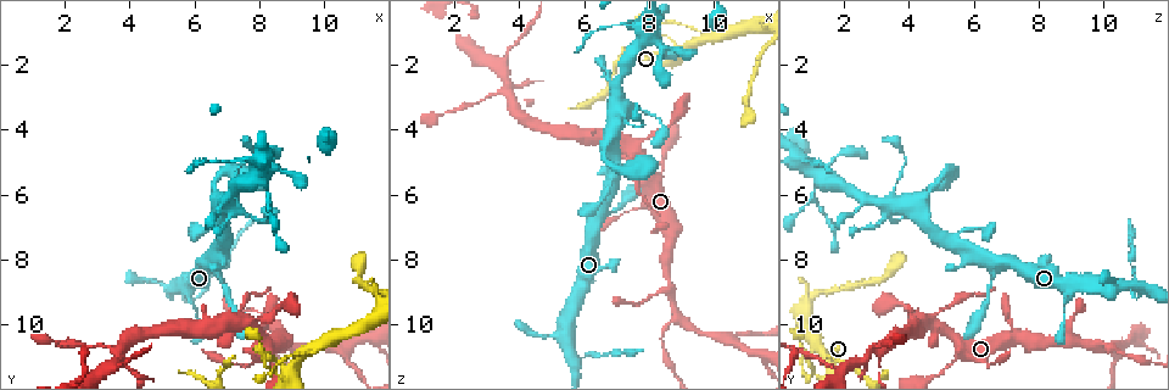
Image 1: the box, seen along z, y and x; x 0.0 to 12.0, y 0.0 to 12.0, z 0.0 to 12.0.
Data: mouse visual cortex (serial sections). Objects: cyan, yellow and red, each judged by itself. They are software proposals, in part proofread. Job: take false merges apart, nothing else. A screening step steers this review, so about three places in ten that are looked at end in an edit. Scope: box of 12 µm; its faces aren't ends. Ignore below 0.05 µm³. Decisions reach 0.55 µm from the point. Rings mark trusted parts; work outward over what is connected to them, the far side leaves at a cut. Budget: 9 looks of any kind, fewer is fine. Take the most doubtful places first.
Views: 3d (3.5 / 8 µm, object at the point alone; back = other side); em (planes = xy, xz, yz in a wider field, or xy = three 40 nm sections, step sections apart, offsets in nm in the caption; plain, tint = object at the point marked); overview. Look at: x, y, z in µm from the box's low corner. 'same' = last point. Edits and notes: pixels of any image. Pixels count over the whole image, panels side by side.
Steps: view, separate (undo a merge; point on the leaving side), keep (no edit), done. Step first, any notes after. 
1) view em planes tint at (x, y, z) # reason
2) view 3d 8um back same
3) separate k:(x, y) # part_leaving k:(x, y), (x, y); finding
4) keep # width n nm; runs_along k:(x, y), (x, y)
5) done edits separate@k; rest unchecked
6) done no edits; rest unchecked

view 3d 3.5um at (8.8, 11.3, 1.7) # sharp bend

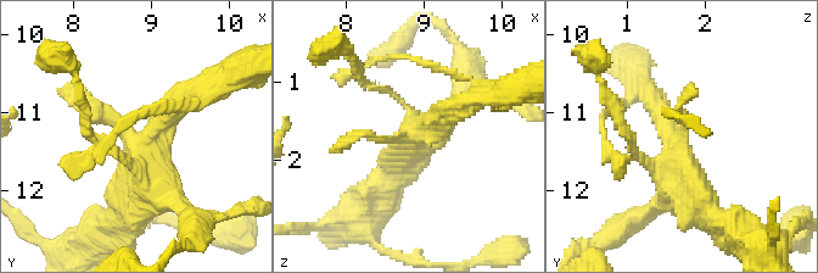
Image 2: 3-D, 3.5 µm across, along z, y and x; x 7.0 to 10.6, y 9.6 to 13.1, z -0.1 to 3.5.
view em planes tint at (8.85, 11.40, 1.60)

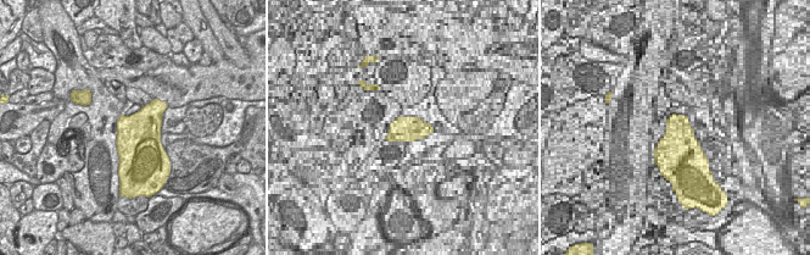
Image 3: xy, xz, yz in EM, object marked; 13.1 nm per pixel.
keep # runs_along 2:(349, 139), (402, 137), (469, 99); continuous, no second cell

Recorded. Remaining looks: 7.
view 3d 8um at (8.9, 10.7, 9.7) # arms part here

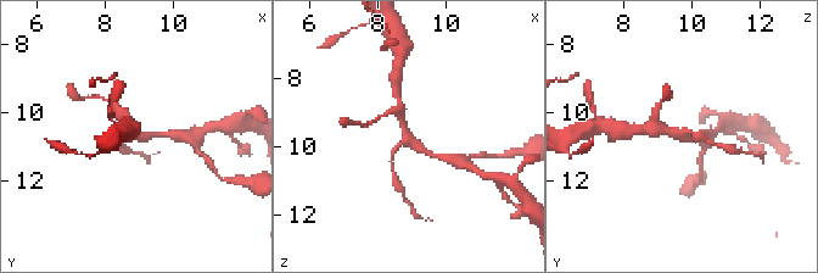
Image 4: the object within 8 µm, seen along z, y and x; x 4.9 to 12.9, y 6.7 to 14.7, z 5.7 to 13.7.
view 3d 3.5um at (8.9, 10.7, 9.7) # zoom in

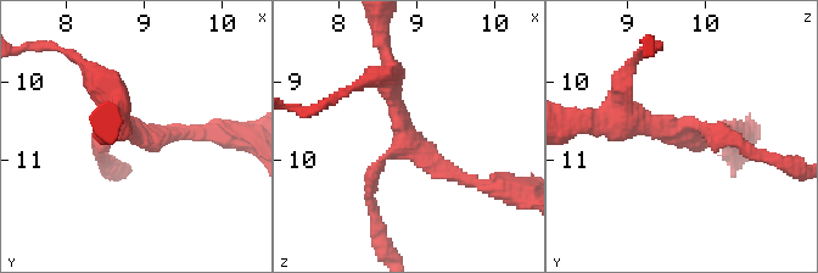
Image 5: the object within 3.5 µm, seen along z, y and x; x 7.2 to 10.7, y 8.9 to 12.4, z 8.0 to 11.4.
view em xy step 5 tint at (8.90, 10.60, 9.75) # arms 3; arm_widths 200, 200, 300 nm; now the EM

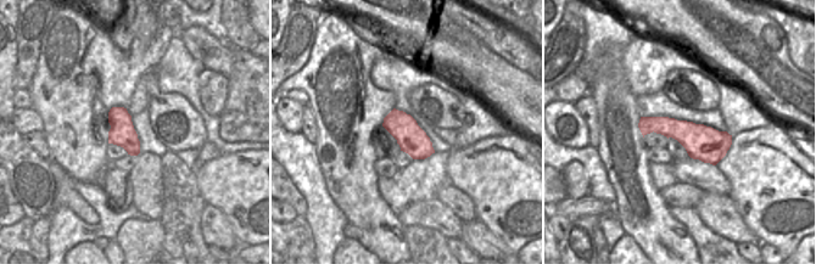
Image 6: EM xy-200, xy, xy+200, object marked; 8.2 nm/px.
separate 5:(369, 196) # part_leaving 5:(382, 157), (368, 199), (386, 255); two cells meet here

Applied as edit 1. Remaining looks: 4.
view overview

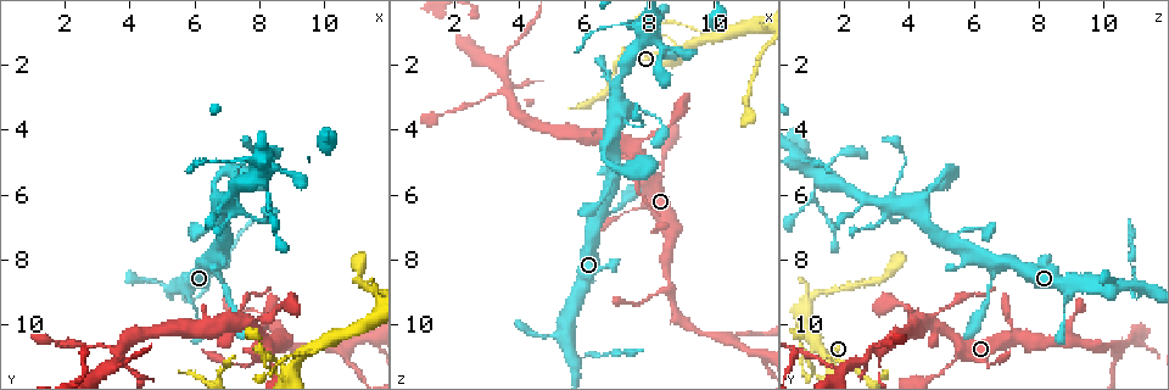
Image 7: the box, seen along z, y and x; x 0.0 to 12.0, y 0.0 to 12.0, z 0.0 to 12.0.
view 3d 3.5um at (7.3, 5.5, 3.8) # sudden change in width

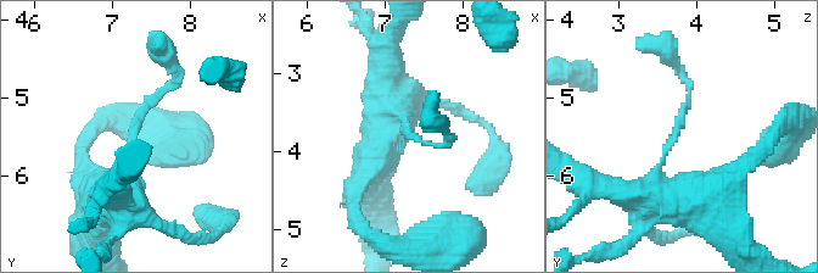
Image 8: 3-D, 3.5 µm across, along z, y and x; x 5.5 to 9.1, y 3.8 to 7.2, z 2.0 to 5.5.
view em xy step 2 tint at (7.20, 5.50, 3.75)

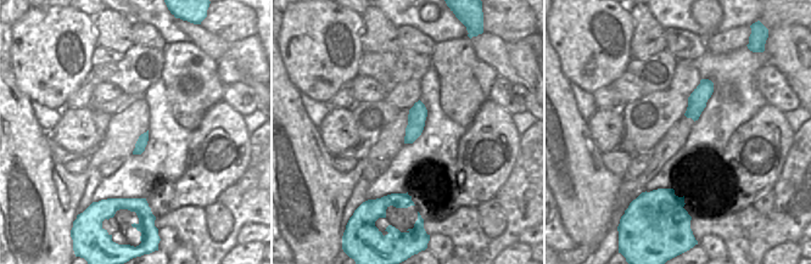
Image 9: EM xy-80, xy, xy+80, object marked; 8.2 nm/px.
keep # runs_along 8:(104, 195), (175, 76); one cell here

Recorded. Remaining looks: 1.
done edits separate@5; rest unchecked

